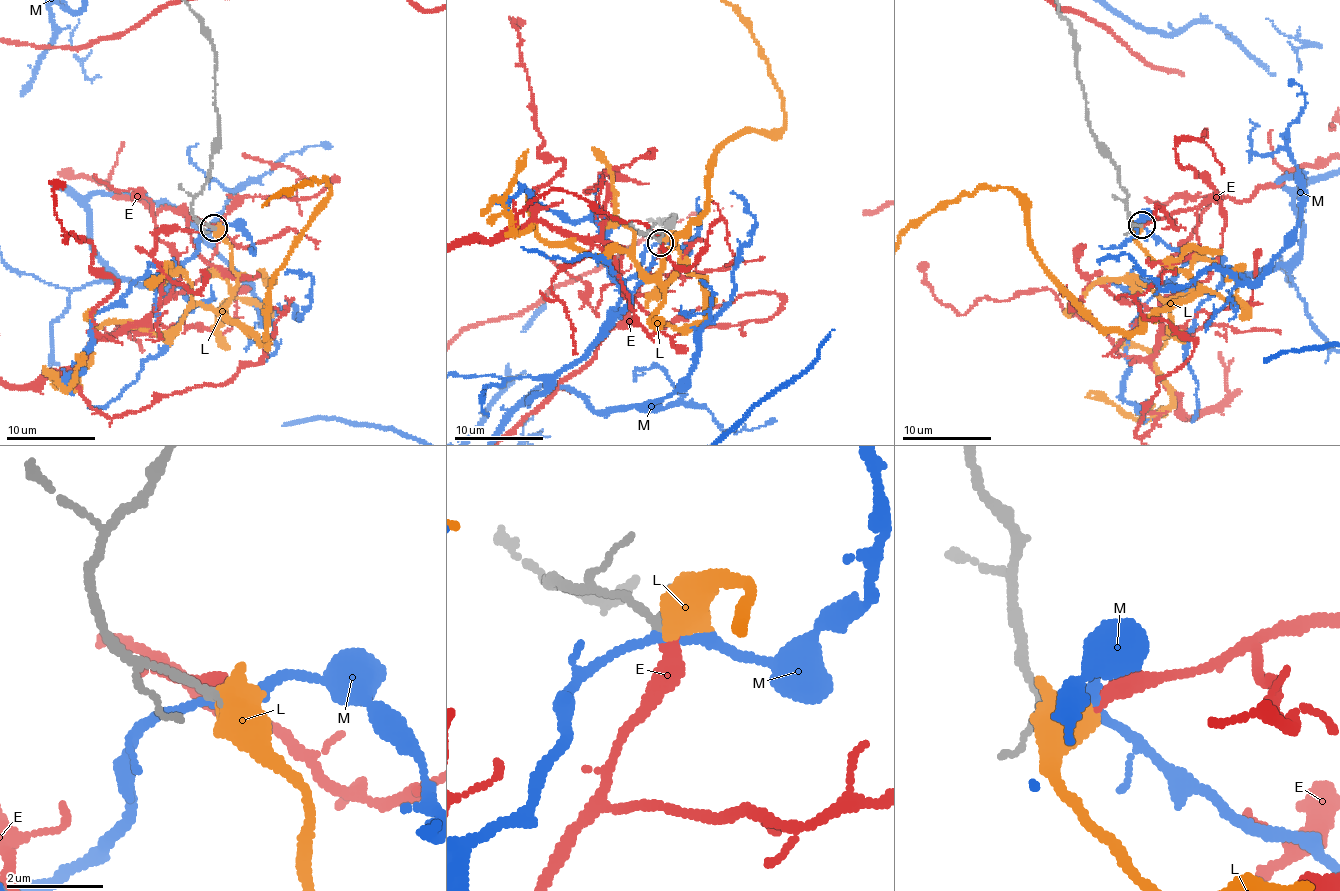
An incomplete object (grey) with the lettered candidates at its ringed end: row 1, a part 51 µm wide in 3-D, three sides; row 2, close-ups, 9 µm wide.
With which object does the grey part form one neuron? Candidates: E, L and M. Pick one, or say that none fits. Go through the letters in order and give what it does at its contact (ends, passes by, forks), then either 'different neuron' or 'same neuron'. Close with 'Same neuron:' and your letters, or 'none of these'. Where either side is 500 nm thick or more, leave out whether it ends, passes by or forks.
E: it ends there; same neuron
L: different neuron
M: it passes by; different neuron
Same neuron: E

